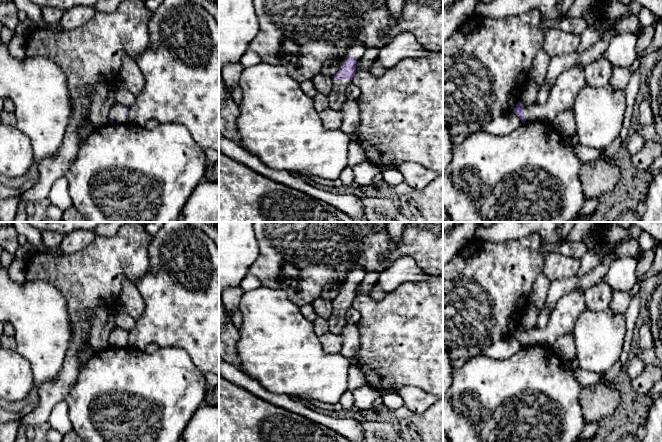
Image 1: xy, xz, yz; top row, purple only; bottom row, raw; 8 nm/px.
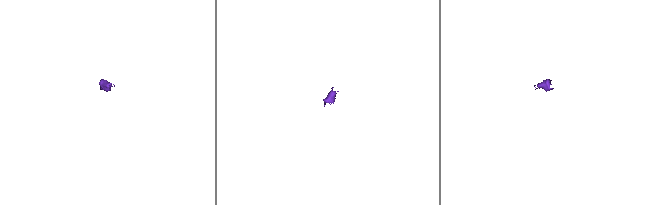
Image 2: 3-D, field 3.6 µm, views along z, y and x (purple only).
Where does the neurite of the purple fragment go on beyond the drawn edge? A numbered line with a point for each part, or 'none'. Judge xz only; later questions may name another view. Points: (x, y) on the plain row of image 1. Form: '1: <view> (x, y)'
1: xz (357, 273)
2: xz (337, 320)

